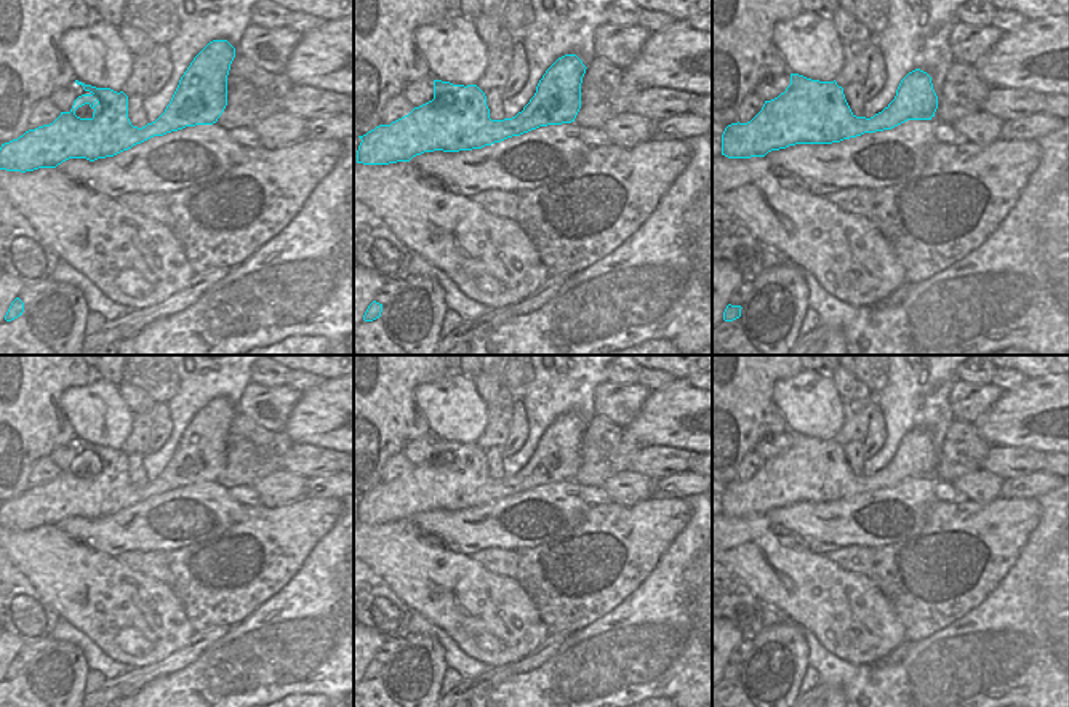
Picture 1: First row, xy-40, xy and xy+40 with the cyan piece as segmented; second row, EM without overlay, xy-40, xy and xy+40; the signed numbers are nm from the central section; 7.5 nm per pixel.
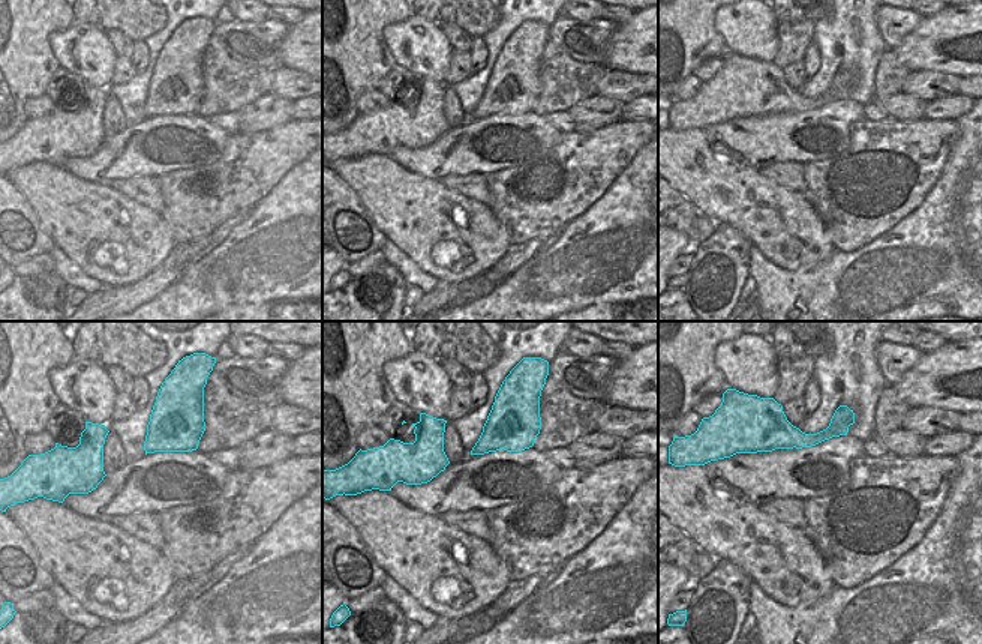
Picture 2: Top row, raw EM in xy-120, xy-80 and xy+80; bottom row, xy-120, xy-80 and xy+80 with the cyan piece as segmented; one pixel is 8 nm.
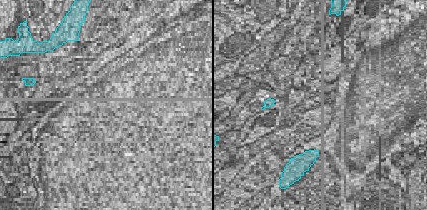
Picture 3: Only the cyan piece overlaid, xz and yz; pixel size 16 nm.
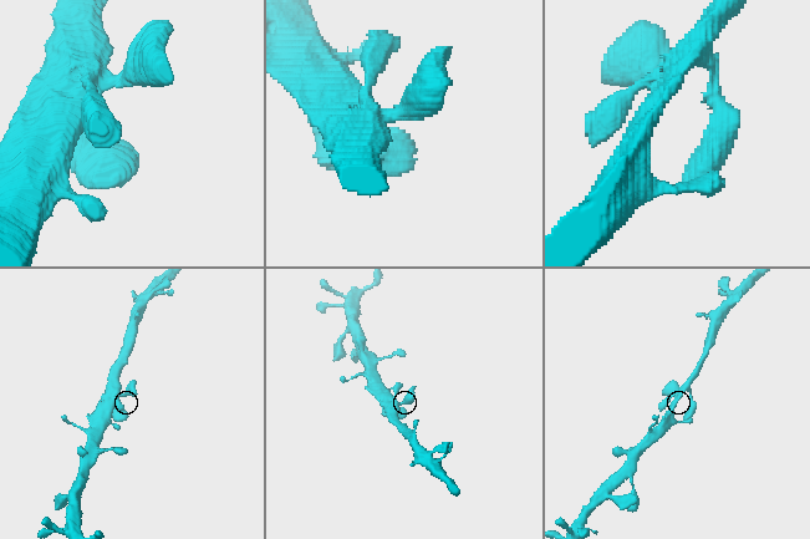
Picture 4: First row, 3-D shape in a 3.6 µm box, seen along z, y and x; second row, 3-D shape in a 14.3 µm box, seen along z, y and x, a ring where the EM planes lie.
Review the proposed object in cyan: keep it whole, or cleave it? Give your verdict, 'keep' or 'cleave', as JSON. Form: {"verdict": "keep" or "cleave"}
{"verdict": "keep"}

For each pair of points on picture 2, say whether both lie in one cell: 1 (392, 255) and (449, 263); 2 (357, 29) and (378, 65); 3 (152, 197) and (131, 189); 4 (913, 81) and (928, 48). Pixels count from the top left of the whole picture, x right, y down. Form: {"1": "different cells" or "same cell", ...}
{"1": "different cells", "2": "same cell", "3": "same cell", "4": "different cells"}

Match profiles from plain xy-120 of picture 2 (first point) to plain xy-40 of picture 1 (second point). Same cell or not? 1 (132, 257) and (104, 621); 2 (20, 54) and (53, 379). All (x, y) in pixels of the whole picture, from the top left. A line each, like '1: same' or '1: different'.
1: same
2: same

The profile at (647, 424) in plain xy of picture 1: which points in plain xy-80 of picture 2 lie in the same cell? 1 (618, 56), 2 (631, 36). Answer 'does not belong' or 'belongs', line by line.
1: belongs
2: belongs

